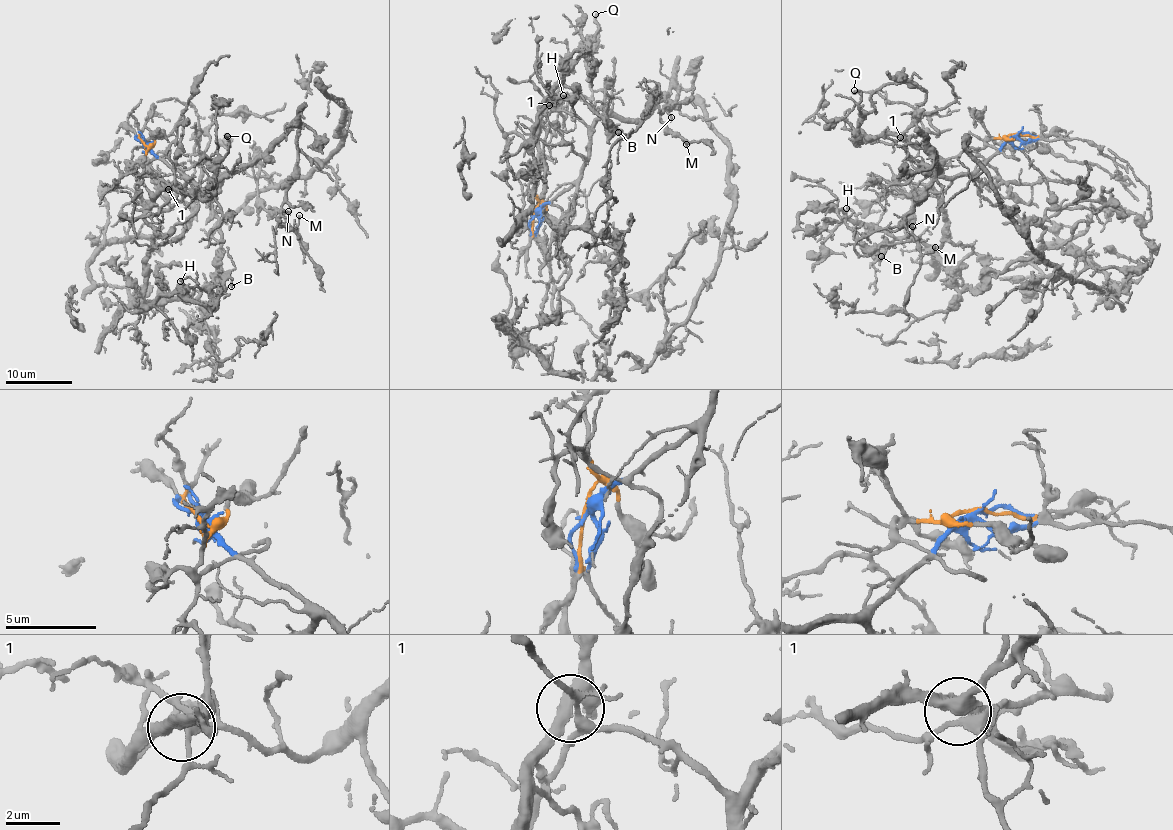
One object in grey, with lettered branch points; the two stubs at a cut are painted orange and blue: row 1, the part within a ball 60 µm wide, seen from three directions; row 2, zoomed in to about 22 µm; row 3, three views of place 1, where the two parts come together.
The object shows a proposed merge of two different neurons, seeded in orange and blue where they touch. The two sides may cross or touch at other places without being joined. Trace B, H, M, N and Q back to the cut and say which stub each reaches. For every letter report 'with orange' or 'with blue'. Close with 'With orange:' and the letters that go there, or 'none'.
B: with orange
H: with orange
M: with blue
N: with blue
Q: with orange
With orange: B, H, Q

